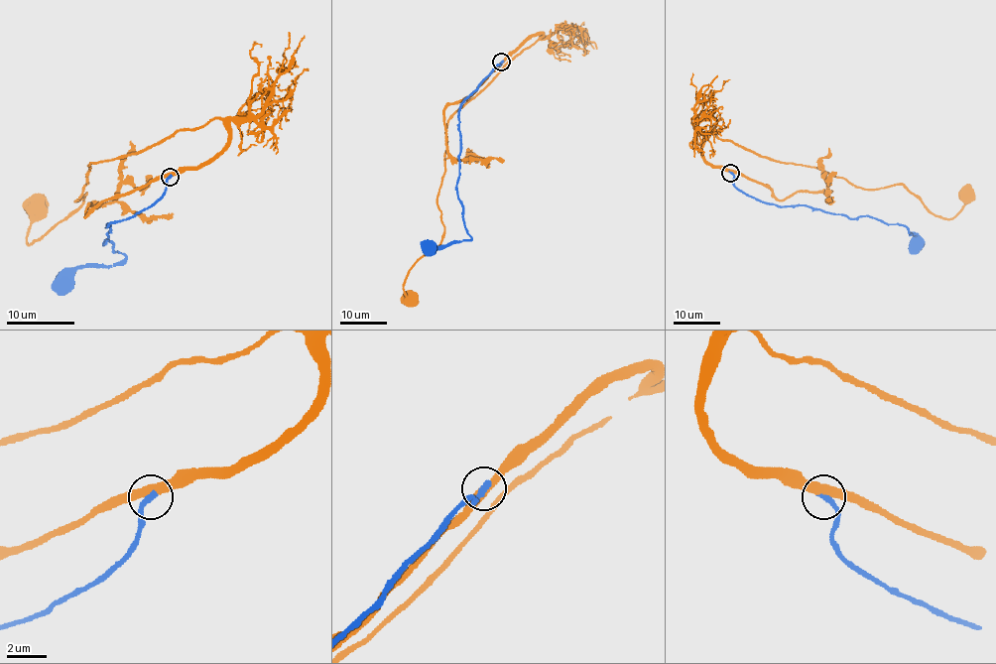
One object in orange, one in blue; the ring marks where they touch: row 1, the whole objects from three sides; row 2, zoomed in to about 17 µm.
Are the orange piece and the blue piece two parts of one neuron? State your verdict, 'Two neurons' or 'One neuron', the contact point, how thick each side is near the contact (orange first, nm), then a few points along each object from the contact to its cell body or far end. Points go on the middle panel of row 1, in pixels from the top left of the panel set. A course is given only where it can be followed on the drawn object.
Two neurons. Place: (501, 62). Thickness 420 nm (orange) against 320 nm. Course of orange: (501, 63), (542, 34), (447, 123), (445, 174), (436, 197), (443, 234), (408, 274), (404, 294), (415, 301). Course of blue: (501, 63), (461, 104), (459, 111), (458, 199), (462, 207), (463, 226), (471, 238), (429, 248)

